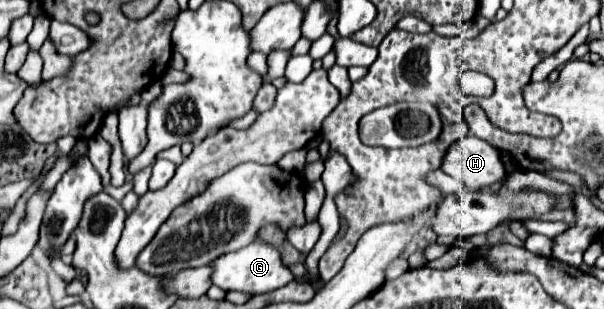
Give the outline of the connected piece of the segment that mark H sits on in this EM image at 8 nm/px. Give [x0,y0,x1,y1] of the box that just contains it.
[441,135,505,191]

